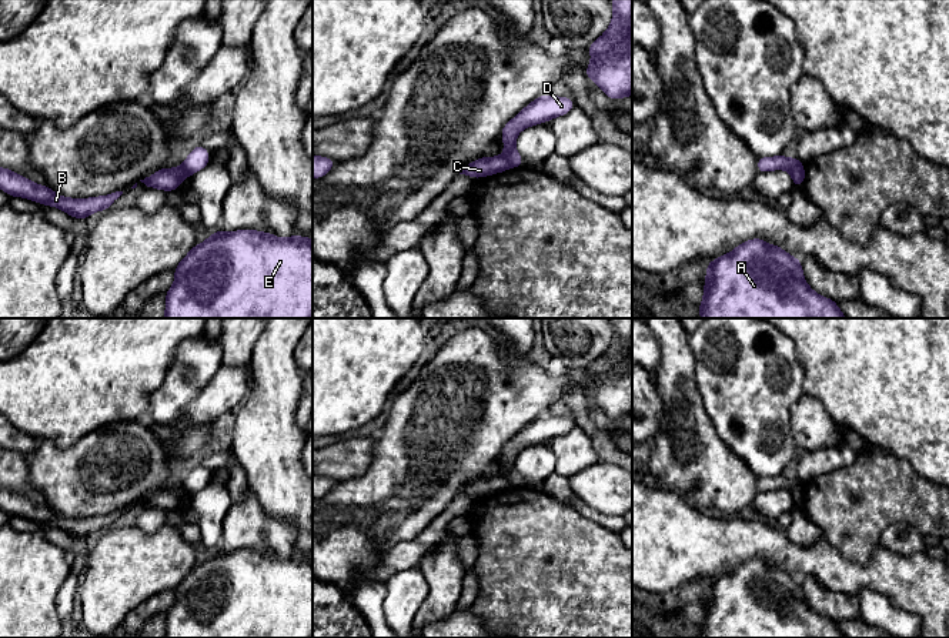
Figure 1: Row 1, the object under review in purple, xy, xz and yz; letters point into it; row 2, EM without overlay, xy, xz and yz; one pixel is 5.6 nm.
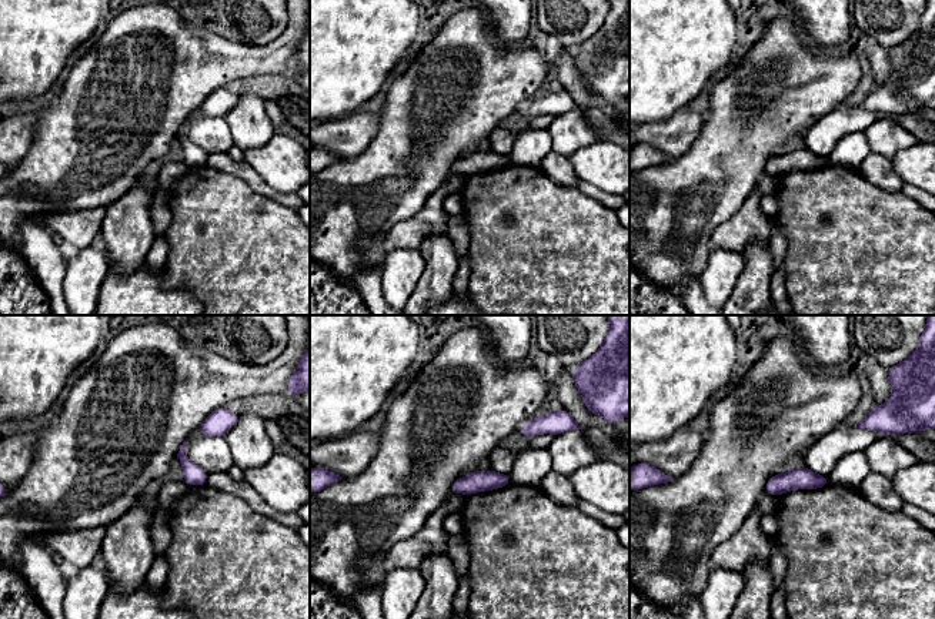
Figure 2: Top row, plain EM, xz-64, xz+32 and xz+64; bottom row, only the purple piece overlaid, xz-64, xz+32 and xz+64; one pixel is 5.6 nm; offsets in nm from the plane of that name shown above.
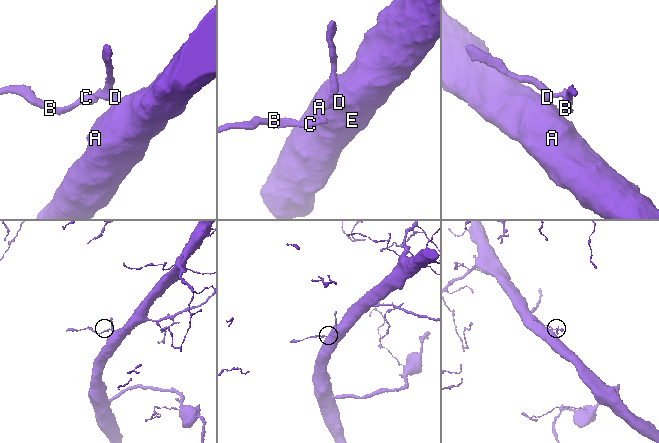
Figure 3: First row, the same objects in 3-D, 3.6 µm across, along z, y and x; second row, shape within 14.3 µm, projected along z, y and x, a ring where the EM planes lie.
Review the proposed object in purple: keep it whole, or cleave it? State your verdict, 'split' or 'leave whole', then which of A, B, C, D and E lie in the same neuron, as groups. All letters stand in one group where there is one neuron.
split | A D E / B C

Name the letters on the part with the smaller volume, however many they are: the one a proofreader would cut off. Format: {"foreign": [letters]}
{"foreign": ["B", "C"]}

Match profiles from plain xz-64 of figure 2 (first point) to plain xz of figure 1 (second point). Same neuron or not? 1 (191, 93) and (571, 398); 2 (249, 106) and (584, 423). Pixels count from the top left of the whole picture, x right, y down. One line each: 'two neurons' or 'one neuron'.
1: two neurons
2: two neurons

